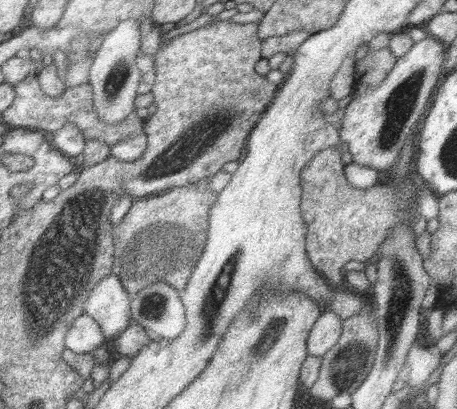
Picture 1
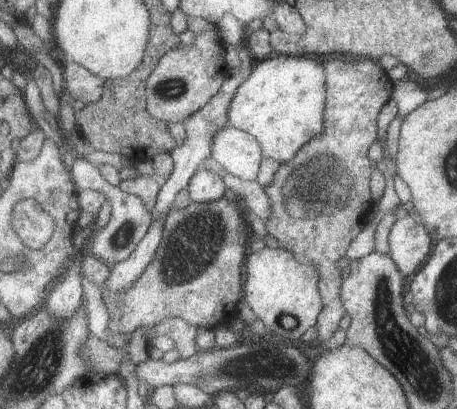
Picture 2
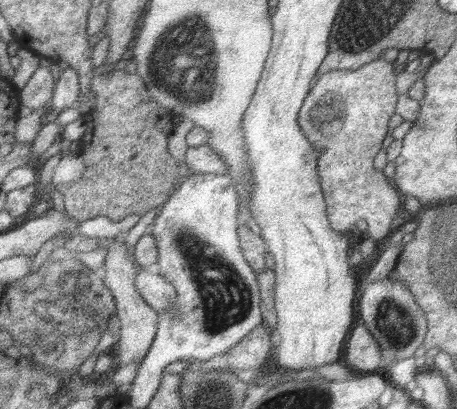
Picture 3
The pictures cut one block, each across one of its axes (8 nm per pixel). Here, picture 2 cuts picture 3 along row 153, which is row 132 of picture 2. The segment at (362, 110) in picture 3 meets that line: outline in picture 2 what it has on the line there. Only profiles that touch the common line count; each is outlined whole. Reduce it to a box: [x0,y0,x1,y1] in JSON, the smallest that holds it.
[265,56,393,348]

